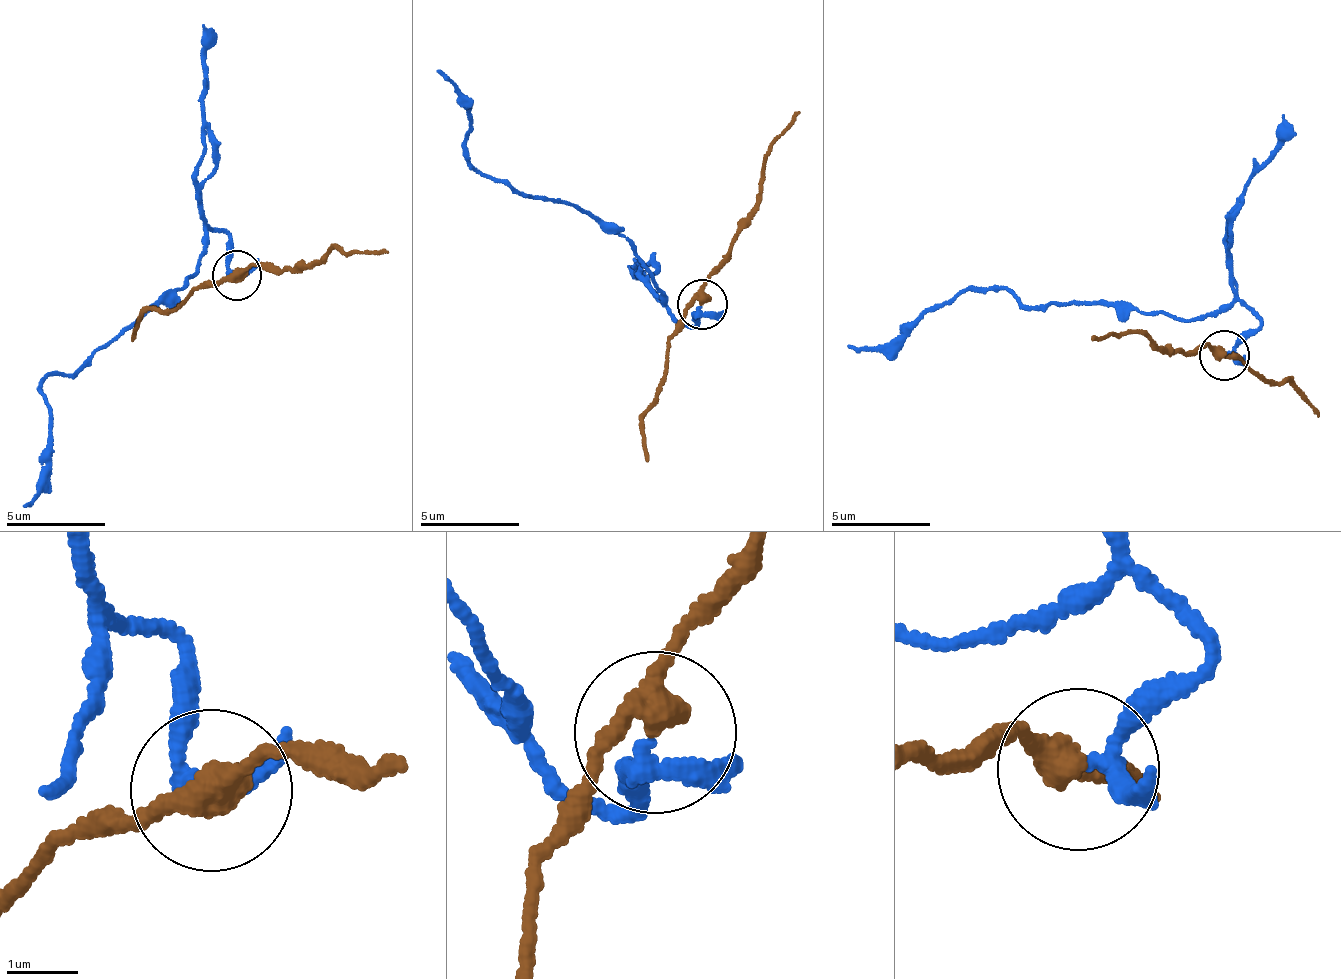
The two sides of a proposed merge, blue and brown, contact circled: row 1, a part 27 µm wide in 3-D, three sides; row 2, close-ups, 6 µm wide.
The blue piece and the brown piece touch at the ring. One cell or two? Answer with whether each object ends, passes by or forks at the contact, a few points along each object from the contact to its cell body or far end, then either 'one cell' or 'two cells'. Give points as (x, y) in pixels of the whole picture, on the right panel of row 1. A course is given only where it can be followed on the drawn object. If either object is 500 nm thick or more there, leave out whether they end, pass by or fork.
blue passes by; brown passes by; course blue (1225, 353), (1254, 328), (1245, 307), (1186, 320), (993, 288), (958, 289), (880, 345), (847, 344); course brown (1225, 353), (1204, 343), (1172, 354), (1136, 331), (1091, 338); two cells

